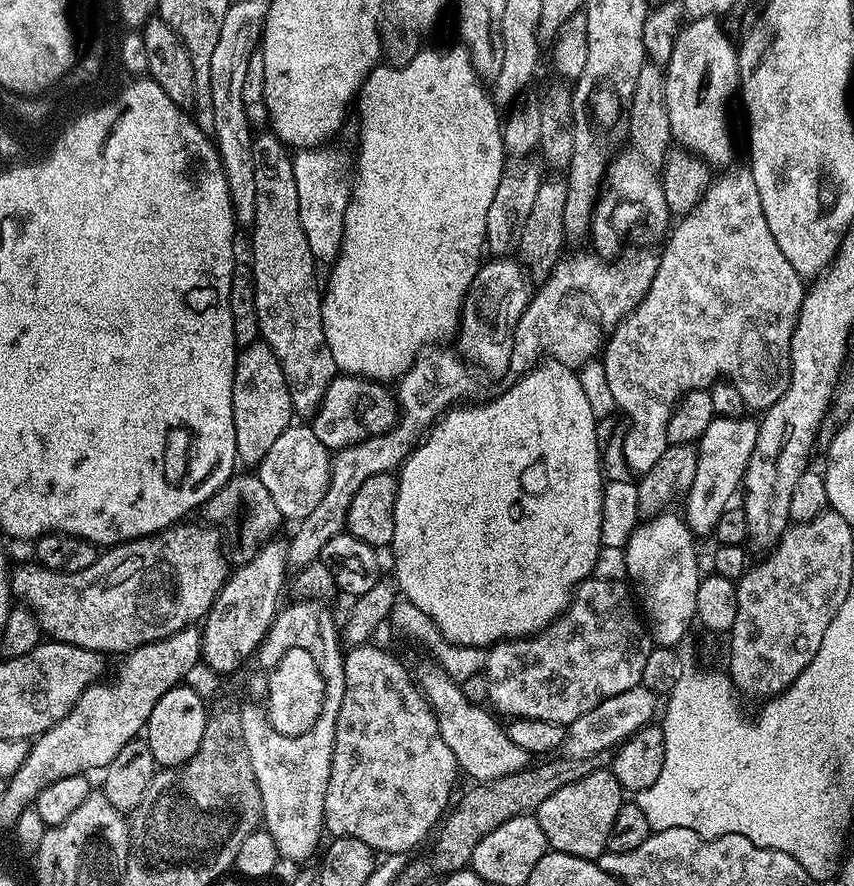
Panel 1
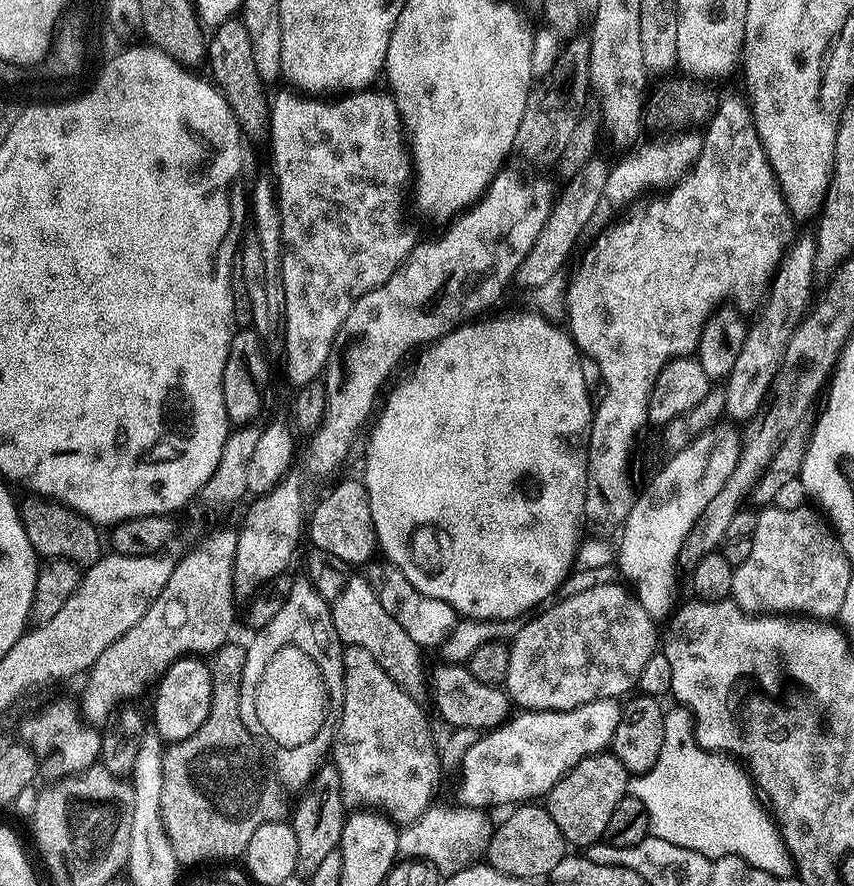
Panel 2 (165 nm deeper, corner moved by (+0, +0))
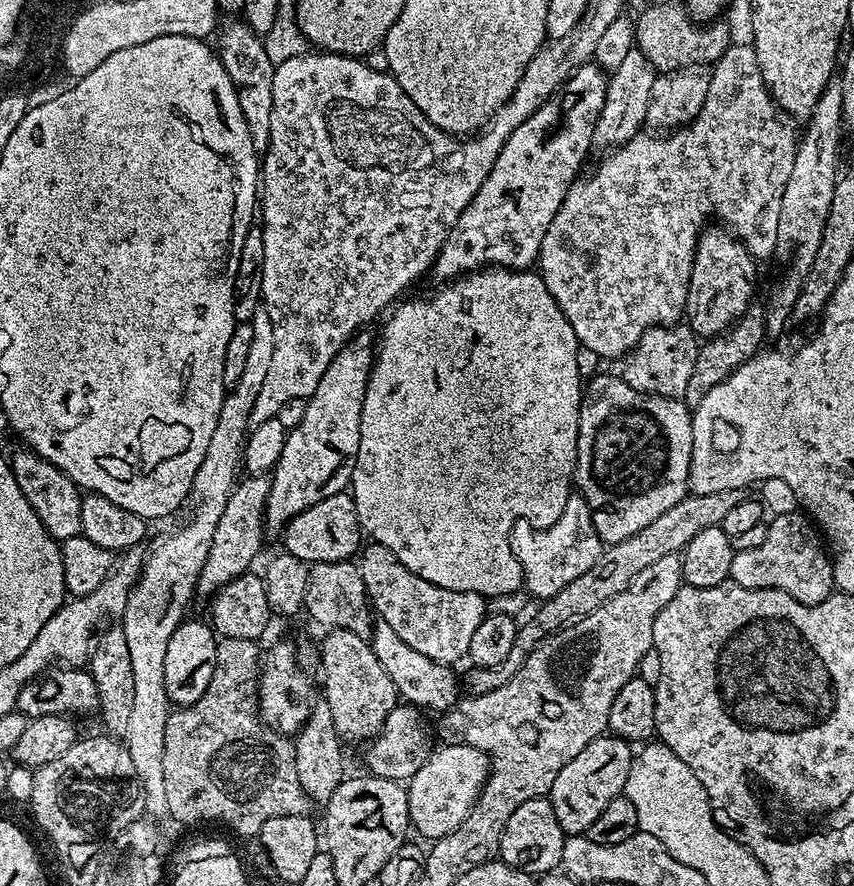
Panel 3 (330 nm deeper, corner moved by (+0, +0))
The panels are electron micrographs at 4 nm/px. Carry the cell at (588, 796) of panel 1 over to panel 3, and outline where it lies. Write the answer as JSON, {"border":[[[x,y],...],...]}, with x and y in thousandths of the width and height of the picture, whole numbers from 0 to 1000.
{"border":[[[708,828],[696,833],[677,851],[677,856],[667,856],[658,869],[653,869],[653,878],[649,878],[649,887],[642,893],[641,902],[649,910],[649,923],[653,923],[653,932],[665,944],[683,944],[696,932],[700,919],[710,914],[719,901],[724,901],[733,887],[733,878],[738,874],[742,844],[727,831]]]}

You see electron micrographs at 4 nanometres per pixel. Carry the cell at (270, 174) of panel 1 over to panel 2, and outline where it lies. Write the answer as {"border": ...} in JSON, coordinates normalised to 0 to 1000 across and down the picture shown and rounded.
{"border":[[[273,20],[260,25],[260,29],[247,33],[241,45],[241,77],[248,80],[248,86],[246,85],[247,94],[256,99],[259,106],[265,111],[282,150],[289,157],[290,153],[295,158],[304,158],[308,153],[310,157],[316,149],[316,108],[315,105],[309,105],[311,96],[308,90],[302,88],[302,81],[297,79],[297,65],[293,61],[293,45],[282,21]]]}

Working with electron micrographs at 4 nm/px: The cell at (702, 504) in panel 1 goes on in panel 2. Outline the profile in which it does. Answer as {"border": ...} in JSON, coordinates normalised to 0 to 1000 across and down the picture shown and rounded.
{"border":[[[950,265],[941,266],[937,272],[933,273],[932,277],[924,279],[922,283],[919,283],[918,290],[913,292],[913,299],[909,302],[909,309],[904,316],[904,323],[899,327],[899,333],[895,337],[895,342],[892,347],[889,349],[885,362],[879,362],[878,369],[876,371],[876,376],[874,377],[874,381],[869,386],[869,395],[864,400],[863,407],[859,409],[859,418],[852,424],[850,432],[847,435],[848,444],[850,445],[850,458],[848,459],[851,473],[857,476],[863,476],[862,474],[867,474],[865,476],[875,476],[881,473],[882,470],[889,466],[890,462],[895,458],[895,453],[899,449],[899,441],[904,439],[904,428],[909,426],[909,419],[913,415],[913,410],[916,409],[916,404],[918,403],[918,396],[920,395],[920,391],[925,386],[925,381],[930,377],[930,372],[934,367],[937,367],[938,361],[941,360],[944,353],[948,348],[948,339],[946,341],[946,336],[950,334],[950,321],[951,321],[951,312],[953,313],[953,306],[956,304],[956,273],[954,270]]]}

